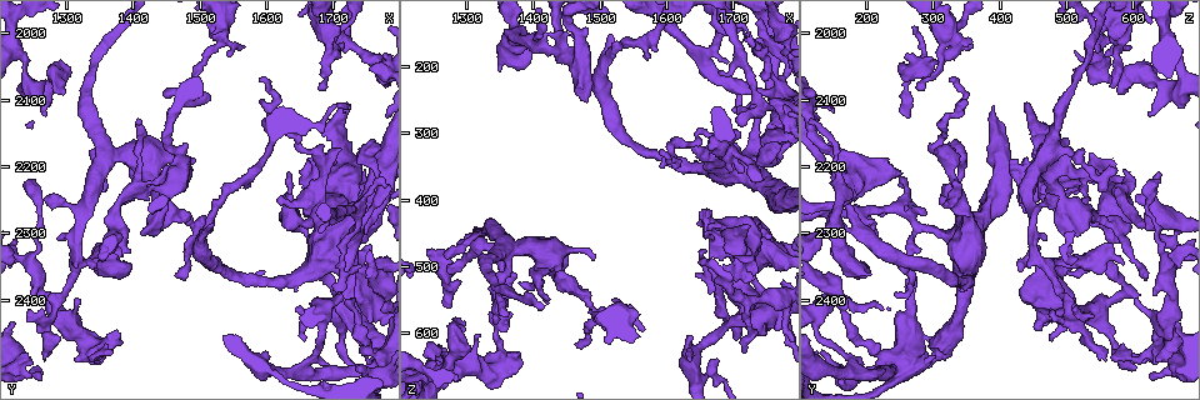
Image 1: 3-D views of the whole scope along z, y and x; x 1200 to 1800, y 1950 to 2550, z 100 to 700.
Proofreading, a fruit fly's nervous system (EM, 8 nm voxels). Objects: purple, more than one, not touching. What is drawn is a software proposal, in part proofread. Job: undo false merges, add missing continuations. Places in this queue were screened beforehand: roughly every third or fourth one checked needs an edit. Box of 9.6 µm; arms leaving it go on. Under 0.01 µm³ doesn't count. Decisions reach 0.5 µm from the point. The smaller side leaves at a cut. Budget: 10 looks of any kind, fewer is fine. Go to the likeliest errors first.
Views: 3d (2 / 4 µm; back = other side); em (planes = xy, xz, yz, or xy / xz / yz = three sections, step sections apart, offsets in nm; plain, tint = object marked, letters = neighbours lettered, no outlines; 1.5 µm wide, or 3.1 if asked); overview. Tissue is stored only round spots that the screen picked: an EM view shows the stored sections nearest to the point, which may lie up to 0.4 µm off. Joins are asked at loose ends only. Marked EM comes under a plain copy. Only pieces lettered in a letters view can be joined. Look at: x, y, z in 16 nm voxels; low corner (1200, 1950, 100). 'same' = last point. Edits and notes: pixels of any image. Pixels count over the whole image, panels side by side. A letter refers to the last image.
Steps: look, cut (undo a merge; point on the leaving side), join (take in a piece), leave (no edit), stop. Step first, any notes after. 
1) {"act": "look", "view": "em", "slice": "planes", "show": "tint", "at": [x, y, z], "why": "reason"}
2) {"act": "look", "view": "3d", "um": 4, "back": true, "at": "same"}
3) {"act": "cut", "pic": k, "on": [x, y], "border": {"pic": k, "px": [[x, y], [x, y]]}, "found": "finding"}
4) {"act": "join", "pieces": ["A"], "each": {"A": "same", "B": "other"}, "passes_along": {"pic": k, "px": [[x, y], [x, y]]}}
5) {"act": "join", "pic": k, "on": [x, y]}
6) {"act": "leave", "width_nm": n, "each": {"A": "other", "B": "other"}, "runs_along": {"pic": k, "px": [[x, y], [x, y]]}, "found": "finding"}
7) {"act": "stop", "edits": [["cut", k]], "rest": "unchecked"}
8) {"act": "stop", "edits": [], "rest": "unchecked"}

{"act": "look", "view": "3d", "um": 2, "at": [1655, 2460, 480], "why": "branch stops here"}

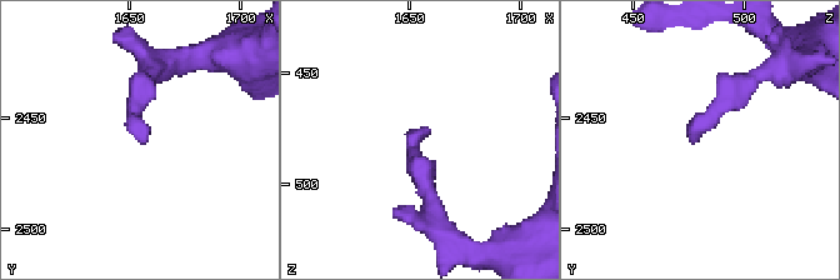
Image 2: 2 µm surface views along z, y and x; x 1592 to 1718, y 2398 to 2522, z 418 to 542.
{"act": "look", "view": "em", "slice": "planes", "show": "letters", "at": [1658, 2461, 477], "why": "need the tissue"}

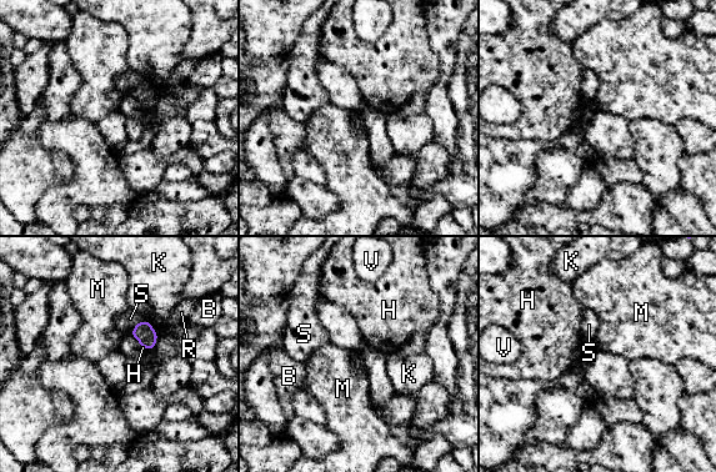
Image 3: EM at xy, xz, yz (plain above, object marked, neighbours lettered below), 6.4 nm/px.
{"act": "leave", "each": {"B": "other", "H": "other", "K": "other", "M": "other", "R": "other", "S": "other", "V": "other"}, "found": "none of them fits"}

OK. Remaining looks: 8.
{"act": "look", "view": "3d", "um": 4, "at": [1505, 2305, 200], "why": "thick turns thin"}

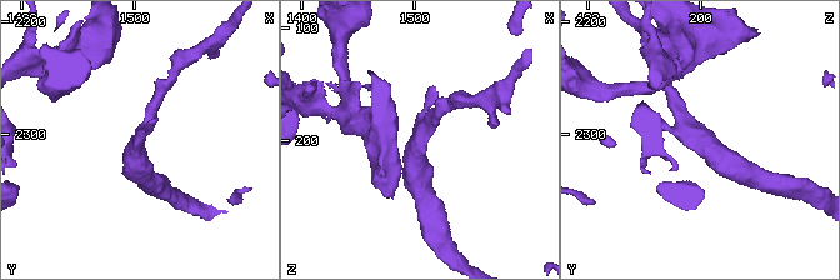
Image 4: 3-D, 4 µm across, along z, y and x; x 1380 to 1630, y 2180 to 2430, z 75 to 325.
{"act": "look", "view": "em", "slice": "planes", "show": "letters", "at": [1506, 2302, 196]}

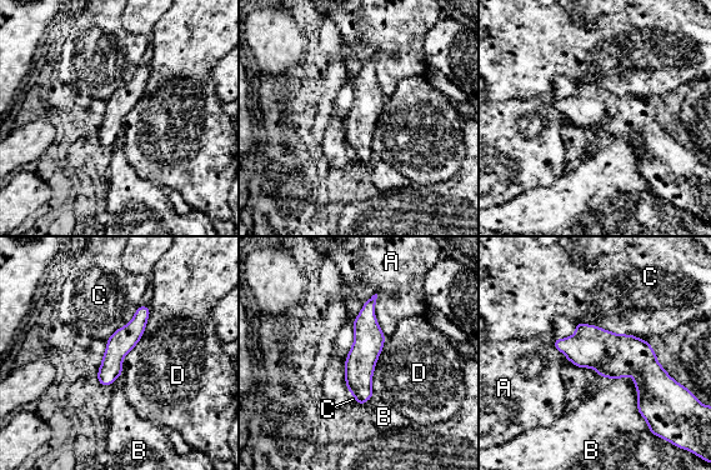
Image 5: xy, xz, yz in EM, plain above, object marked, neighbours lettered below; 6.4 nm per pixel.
{"act": "leave", "each": {"A": "other", "B": "other", "C": "other", "D": "other"}, "runs_along": {"pic": 5, "px": [[556, 343], [629, 355], [675, 395]]}, "found": "one neuron here"}

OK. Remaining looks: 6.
{"act": "look", "view": "3d", "um": 4, "back": true, "at": [1660, 2175, 300], "why": "sharp bend"}

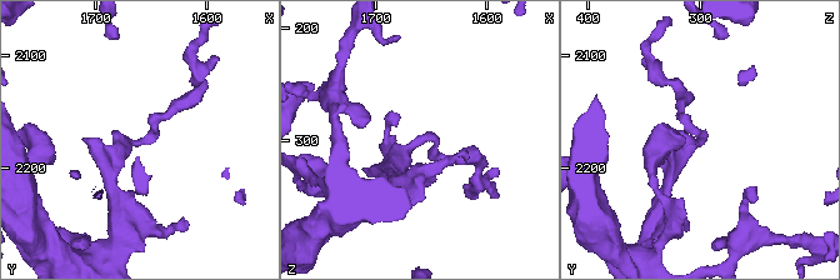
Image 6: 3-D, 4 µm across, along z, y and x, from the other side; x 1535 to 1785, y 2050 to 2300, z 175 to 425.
{"act": "look", "view": "em", "slice": "xy", "step": 8, "show": "tint", "at": [1658, 2176, 298], "why": "now the EM"}

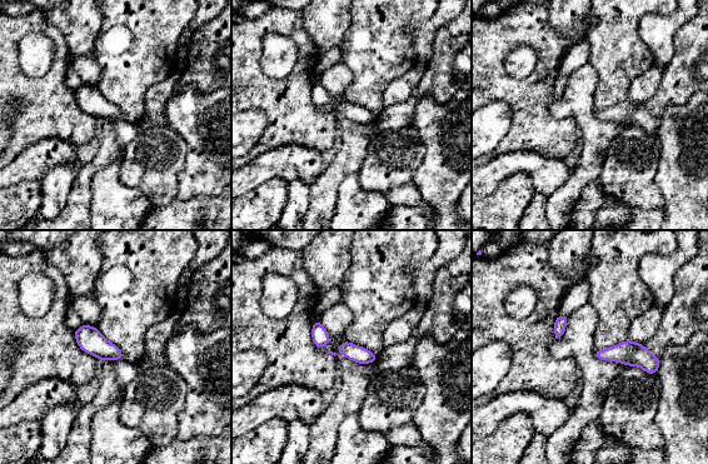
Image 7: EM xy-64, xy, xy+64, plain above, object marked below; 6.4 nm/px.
{"act": "look", "view": "em", "slice": "planes", "show": "letters", "at": "same"}

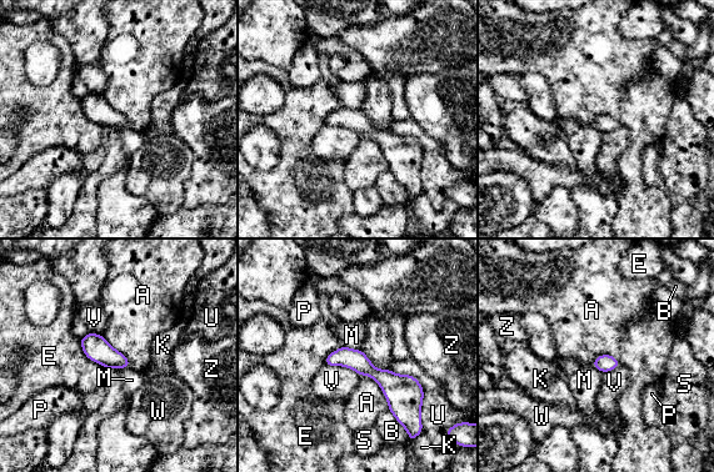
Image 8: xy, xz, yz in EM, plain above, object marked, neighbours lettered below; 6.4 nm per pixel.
{"act": "leave", "each": {"A": "other", "B": "other", "E": "other", "K": "other", "M": "other", "P": "other", "S": "other", "U": "other", "V": "other", "W": "other", "Z": "other"}, "found": "continuous, no second neuron"}

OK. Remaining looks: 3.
{"act": "look", "view": "em", "slice": "xy", "step": 8, "show": "letters", "at": [1545, 2035, 560]}

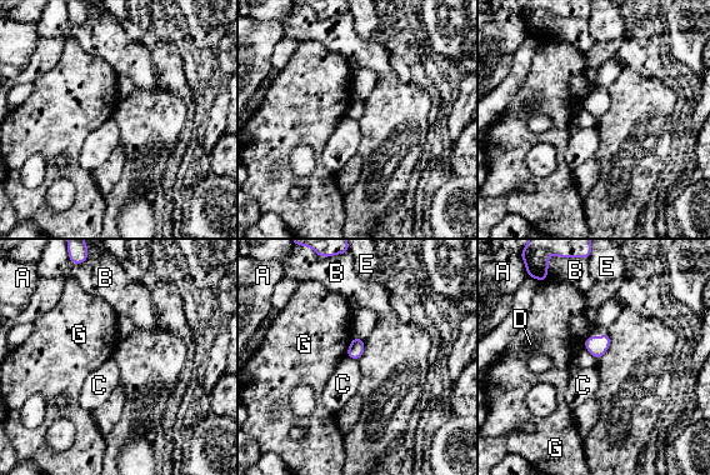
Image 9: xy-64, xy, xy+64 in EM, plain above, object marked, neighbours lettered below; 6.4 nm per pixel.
{"act": "look", "view": "em", "slice": "planes", "show": "letters", "at": "same", "why": "cut it another way"}

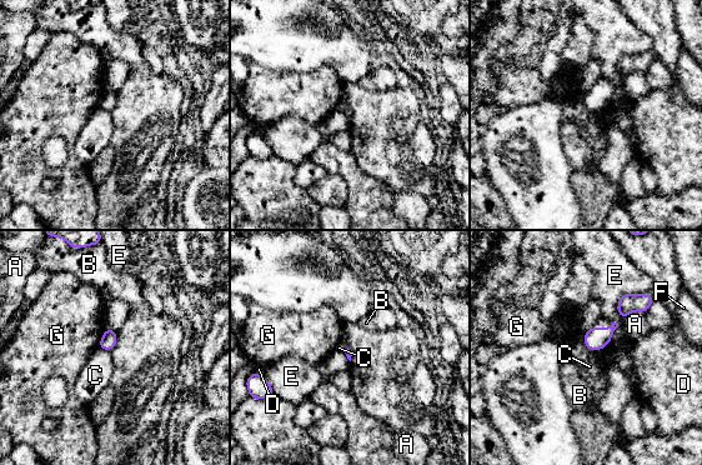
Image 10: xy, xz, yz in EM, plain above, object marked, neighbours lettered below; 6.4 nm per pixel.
{"act": "leave", "each": {"A": "other", "B": "other", "C": "other", "D": "other", "E": "other", "F": "other", "G": "other"}, "border": {"pic": 10, "px": [[99, 346], [109, 351]]}, "found": "none of them fits"}

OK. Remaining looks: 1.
{"act": "stop", "edits": [], "rest": "unchecked"}

